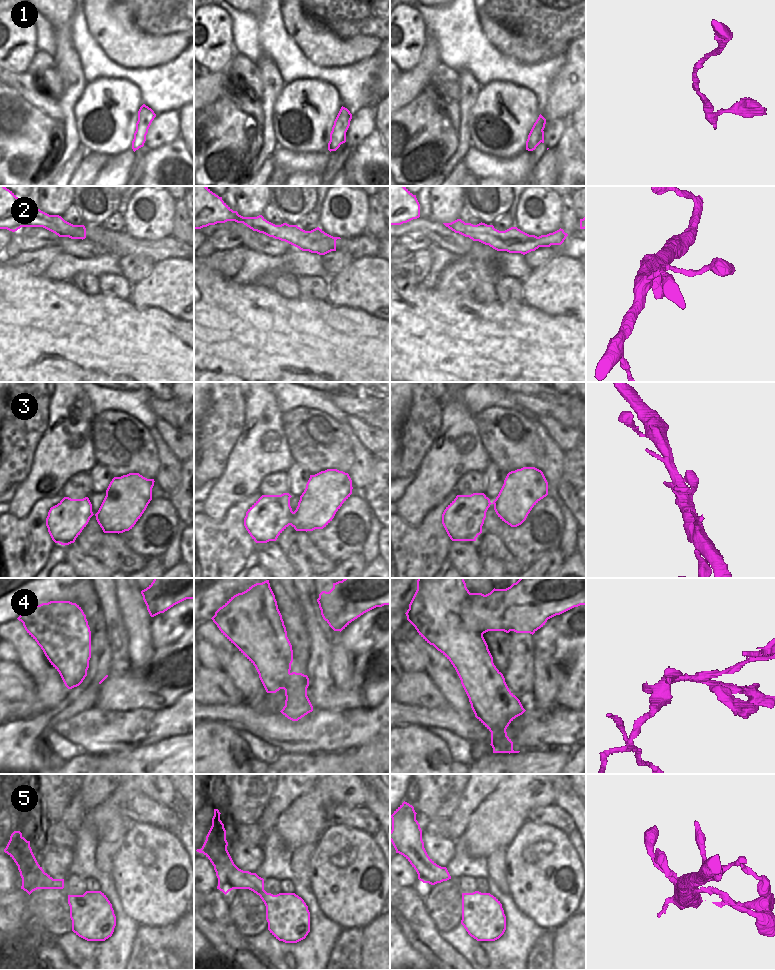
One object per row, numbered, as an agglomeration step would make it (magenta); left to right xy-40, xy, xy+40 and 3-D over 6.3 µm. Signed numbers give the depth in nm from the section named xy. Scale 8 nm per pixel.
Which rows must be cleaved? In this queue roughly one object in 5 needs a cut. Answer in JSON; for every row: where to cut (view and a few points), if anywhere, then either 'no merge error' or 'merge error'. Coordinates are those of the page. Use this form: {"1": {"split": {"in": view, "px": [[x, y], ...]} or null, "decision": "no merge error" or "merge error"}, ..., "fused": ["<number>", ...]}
{"1": {"split": null, "decision": "no merge error"}, "2": {"split": null, "decision": "no merge error"}, "3": {"split": null, "decision": "no merge error"}, "4": {"split": {"in": "xy+40", "px": [[471, 593], [463, 606], [464, 623], [468, 628], [482, 635]]}, "decision": "merge error"}, "5": {"split": null, "decision": "no merge error"}, "fused": ["4"]}

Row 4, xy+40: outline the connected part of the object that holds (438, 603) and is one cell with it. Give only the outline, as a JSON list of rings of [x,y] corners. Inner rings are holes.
[[[418,578],[417,590],[409,604],[411,620],[414,623],[426,625],[438,638],[433,645],[440,651],[455,668],[461,684],[469,698],[475,717],[491,732],[491,746],[493,753],[519,753],[513,750],[513,742],[507,736],[506,729],[509,724],[526,710],[520,700],[509,690],[503,674],[493,663],[493,657],[482,634],[467,628],[463,606],[467,603],[471,593],[466,587],[464,578]]]

